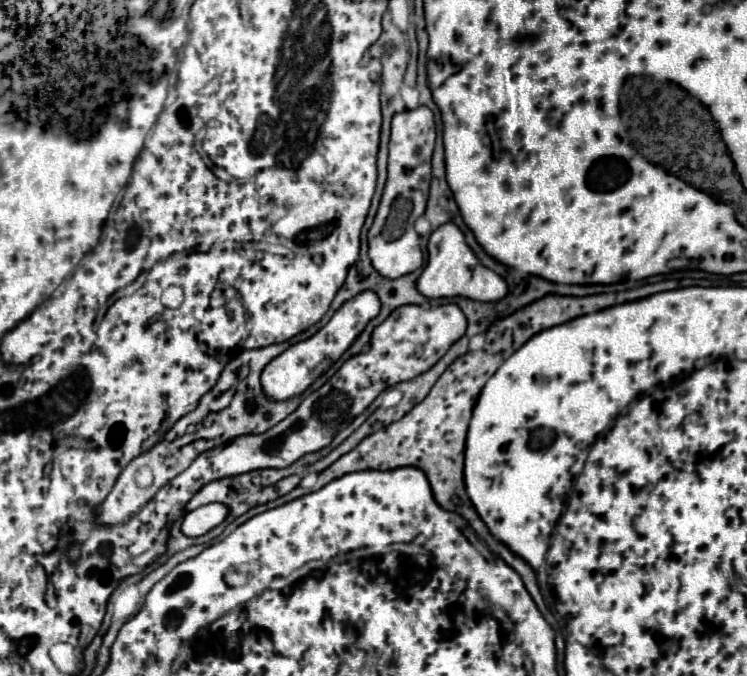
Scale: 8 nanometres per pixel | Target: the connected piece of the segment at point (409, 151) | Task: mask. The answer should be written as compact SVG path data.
M426 106L400 112L392 118L388 144L388 180L380 200L380 210L368 232L368 256L372 258L376 272L384 278L400 278L422 266L420 238L414 230L414 222L426 210L432 179L430 164L436 140L434 132L434 116Z

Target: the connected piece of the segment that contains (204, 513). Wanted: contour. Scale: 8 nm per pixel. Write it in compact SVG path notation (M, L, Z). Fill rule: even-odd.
M210 504L210 506L202 506L196 508L194 512L188 512L184 516L182 522L182 534L184 536L202 536L208 530L212 530L214 526L218 526L228 514L228 508L224 504Z

